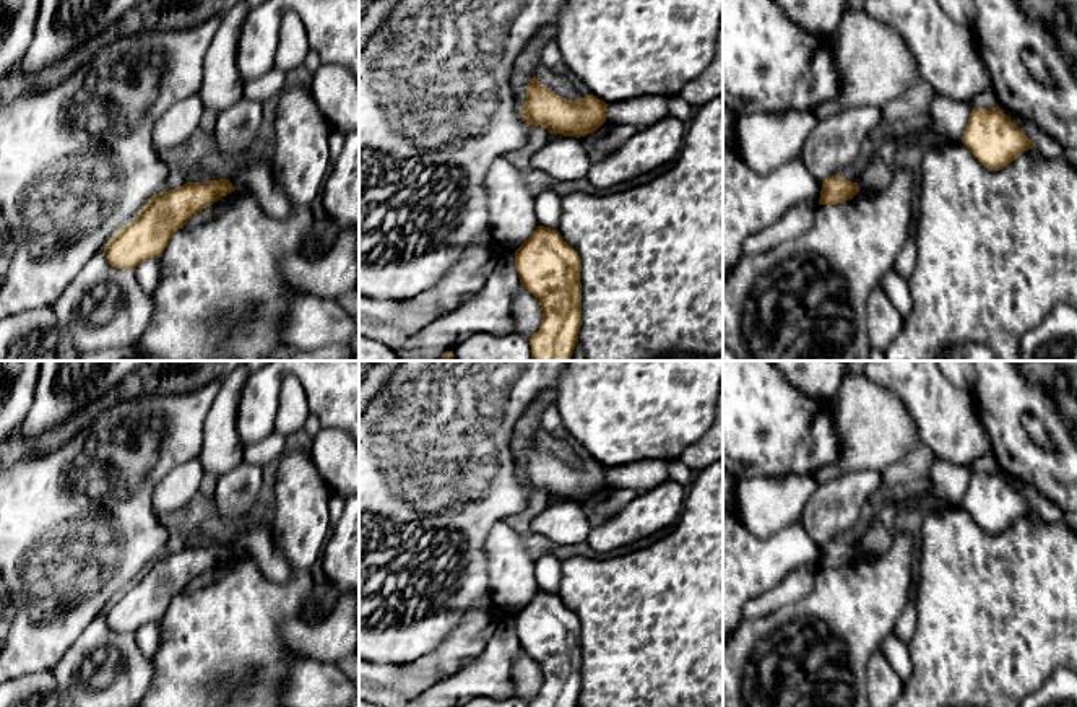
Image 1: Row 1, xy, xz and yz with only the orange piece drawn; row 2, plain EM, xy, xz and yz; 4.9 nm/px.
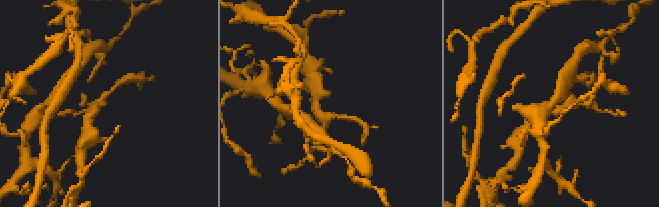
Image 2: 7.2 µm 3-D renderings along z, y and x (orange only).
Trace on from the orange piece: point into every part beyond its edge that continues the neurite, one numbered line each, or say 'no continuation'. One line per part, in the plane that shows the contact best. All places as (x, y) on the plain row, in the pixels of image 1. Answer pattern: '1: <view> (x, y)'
no continuation

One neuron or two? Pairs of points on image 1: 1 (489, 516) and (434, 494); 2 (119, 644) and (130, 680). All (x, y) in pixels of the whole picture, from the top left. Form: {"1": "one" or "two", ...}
{"1": "one", "2": "one"}

